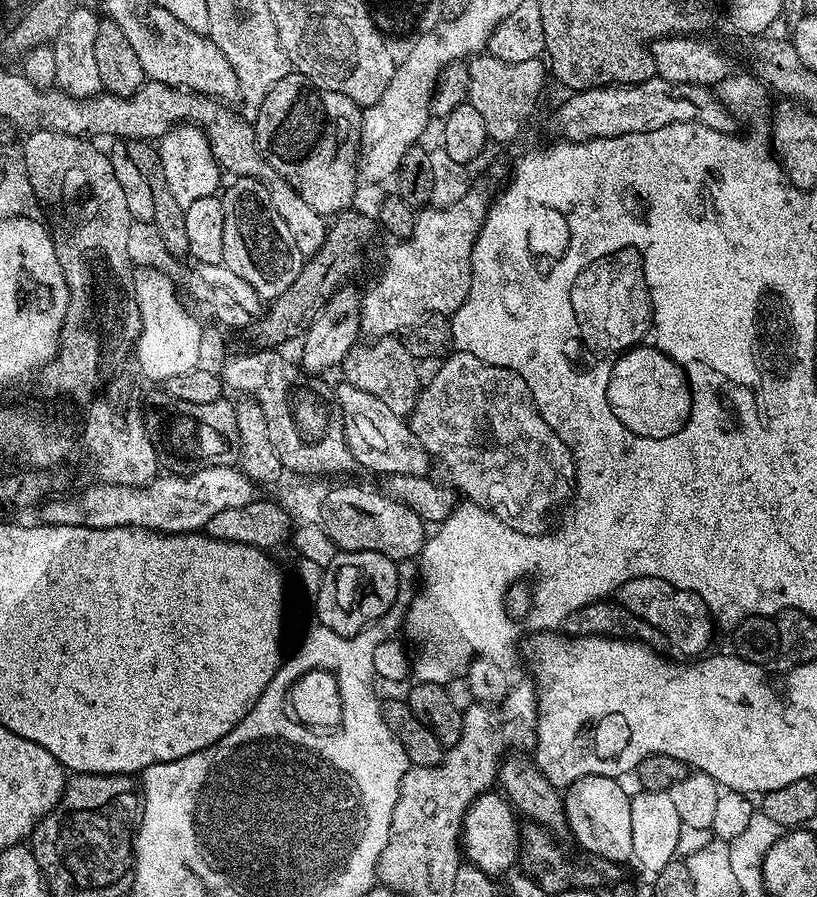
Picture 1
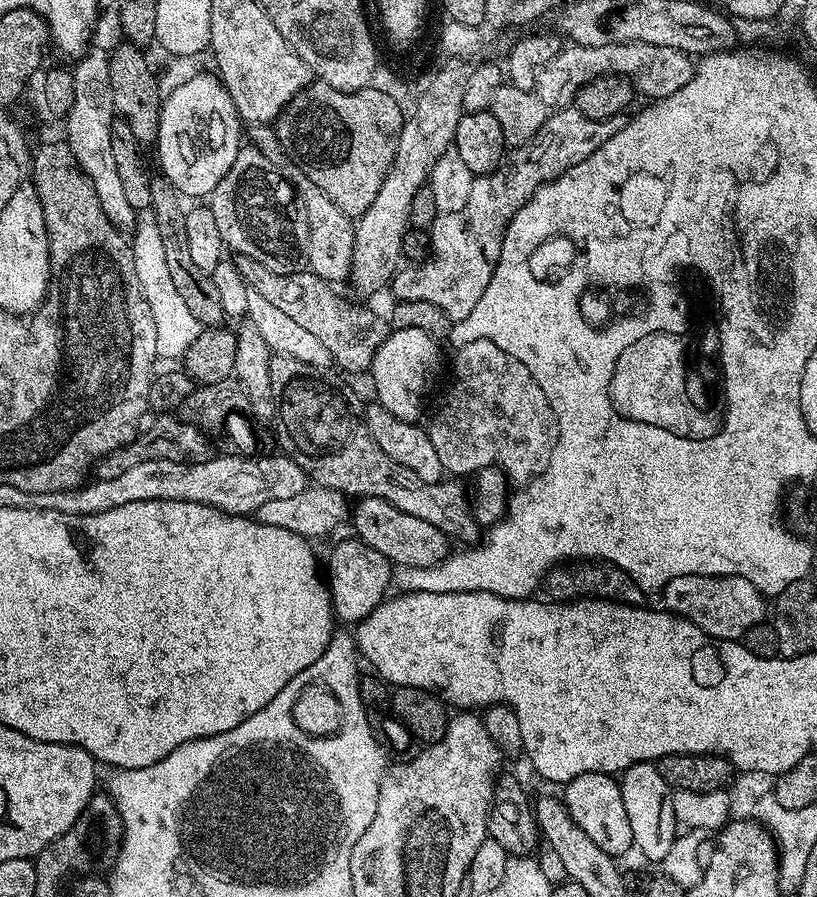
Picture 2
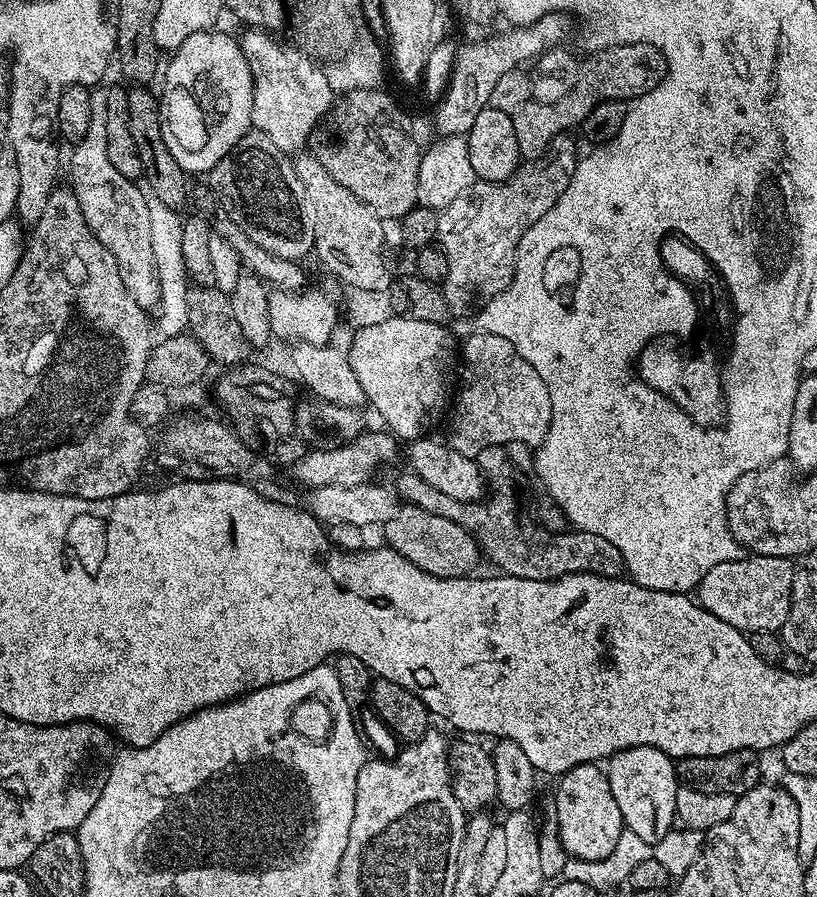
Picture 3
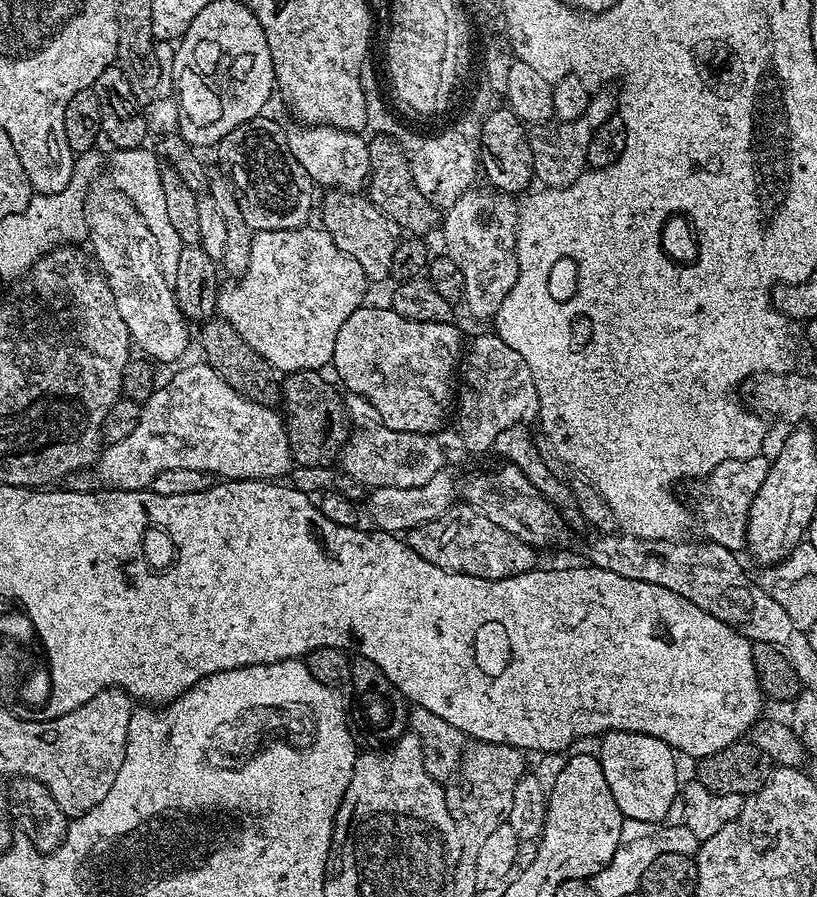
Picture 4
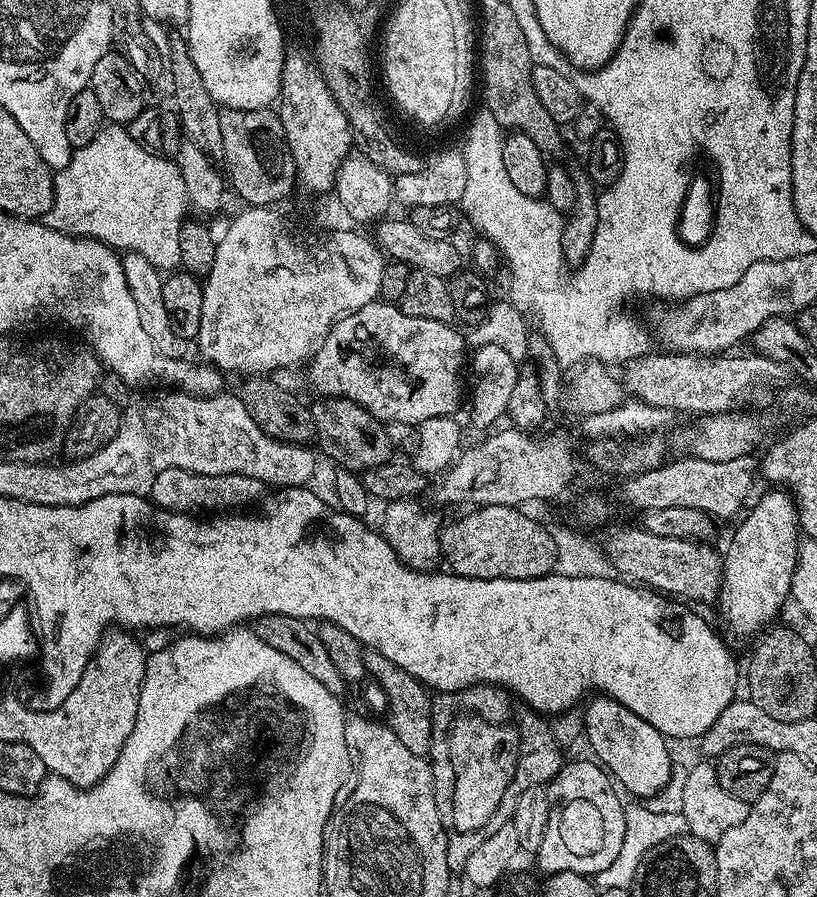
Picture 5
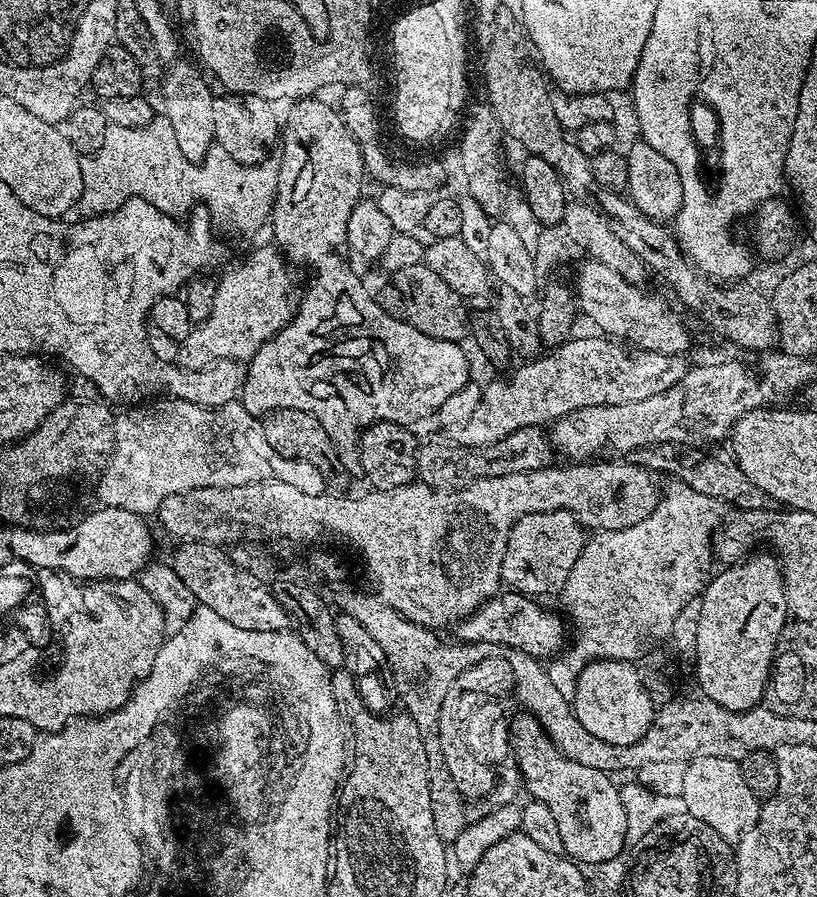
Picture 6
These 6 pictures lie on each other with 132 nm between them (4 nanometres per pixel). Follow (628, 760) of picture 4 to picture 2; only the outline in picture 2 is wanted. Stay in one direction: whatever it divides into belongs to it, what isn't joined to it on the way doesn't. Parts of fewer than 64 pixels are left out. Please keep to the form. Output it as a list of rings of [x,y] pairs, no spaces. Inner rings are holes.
[[[655,763],[632,764],[619,777],[622,790],[622,803],[626,805],[626,818],[630,818],[630,830],[635,851],[641,852],[648,860],[663,862],[670,854],[678,835],[678,825],[674,818],[672,805],[673,789],[669,788],[666,778],[658,774]]]

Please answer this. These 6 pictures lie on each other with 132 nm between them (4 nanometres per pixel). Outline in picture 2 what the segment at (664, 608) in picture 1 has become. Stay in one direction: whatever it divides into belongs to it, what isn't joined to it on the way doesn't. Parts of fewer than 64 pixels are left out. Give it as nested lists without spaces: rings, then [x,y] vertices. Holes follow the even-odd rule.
[[[682,574],[682,578],[674,578],[662,589],[664,595],[663,607],[675,616],[685,616],[694,626],[701,628],[707,636],[715,641],[734,640],[739,641],[750,626],[765,623],[764,603],[766,597],[764,593],[758,591],[754,582],[750,582],[741,576],[703,576],[702,574]]]

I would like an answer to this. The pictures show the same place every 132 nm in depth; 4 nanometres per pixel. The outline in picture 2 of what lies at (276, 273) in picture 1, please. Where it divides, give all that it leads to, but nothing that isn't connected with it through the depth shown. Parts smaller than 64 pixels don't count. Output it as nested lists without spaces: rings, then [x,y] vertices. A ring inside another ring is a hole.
[[[255,146],[241,147],[234,166],[212,191],[210,207],[218,222],[225,249],[249,255],[267,269],[290,275],[302,268],[308,255],[308,226],[292,213],[294,189],[287,178]]]

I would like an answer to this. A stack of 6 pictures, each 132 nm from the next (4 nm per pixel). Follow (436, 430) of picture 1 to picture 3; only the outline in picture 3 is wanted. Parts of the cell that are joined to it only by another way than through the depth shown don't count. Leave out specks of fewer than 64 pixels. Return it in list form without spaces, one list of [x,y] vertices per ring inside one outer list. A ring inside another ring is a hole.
[[[473,331],[472,335],[463,341],[464,344],[464,381],[460,384],[460,397],[455,397],[456,413],[452,416],[452,440],[450,447],[458,454],[476,458],[486,446],[495,444],[509,445],[512,442],[528,443],[539,446],[546,438],[552,407],[550,406],[550,390],[546,390],[546,382],[518,350],[506,338],[498,338],[498,334]]]

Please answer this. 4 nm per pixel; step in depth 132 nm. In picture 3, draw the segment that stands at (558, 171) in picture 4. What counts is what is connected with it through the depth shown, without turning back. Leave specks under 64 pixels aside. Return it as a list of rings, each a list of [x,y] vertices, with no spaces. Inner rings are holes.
[[[615,44],[613,48],[593,51],[591,55],[588,61],[583,61],[578,82],[566,98],[558,98],[553,104],[529,102],[516,109],[512,117],[514,134],[518,134],[518,150],[525,161],[543,156],[553,136],[571,133],[575,124],[576,127],[583,125],[586,114],[590,114],[594,106],[607,100],[631,102],[654,90],[668,72],[666,58],[653,44]]]

